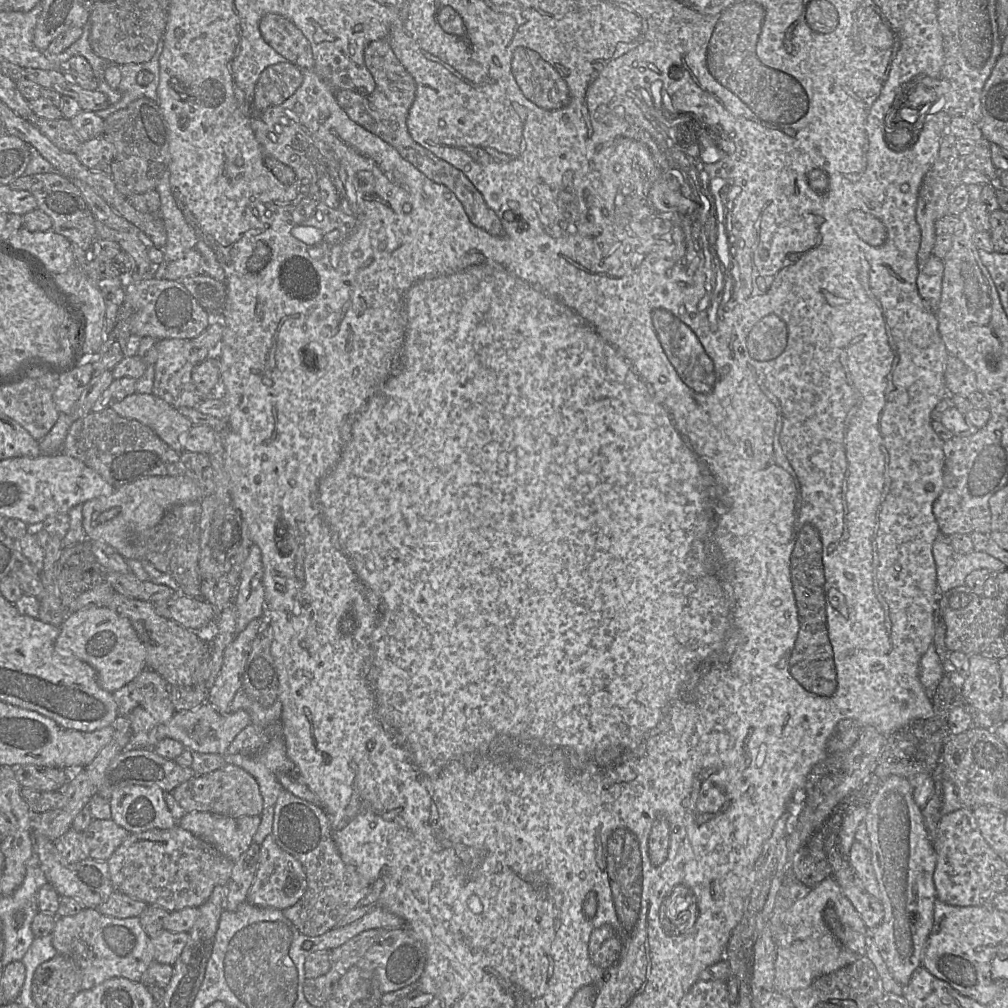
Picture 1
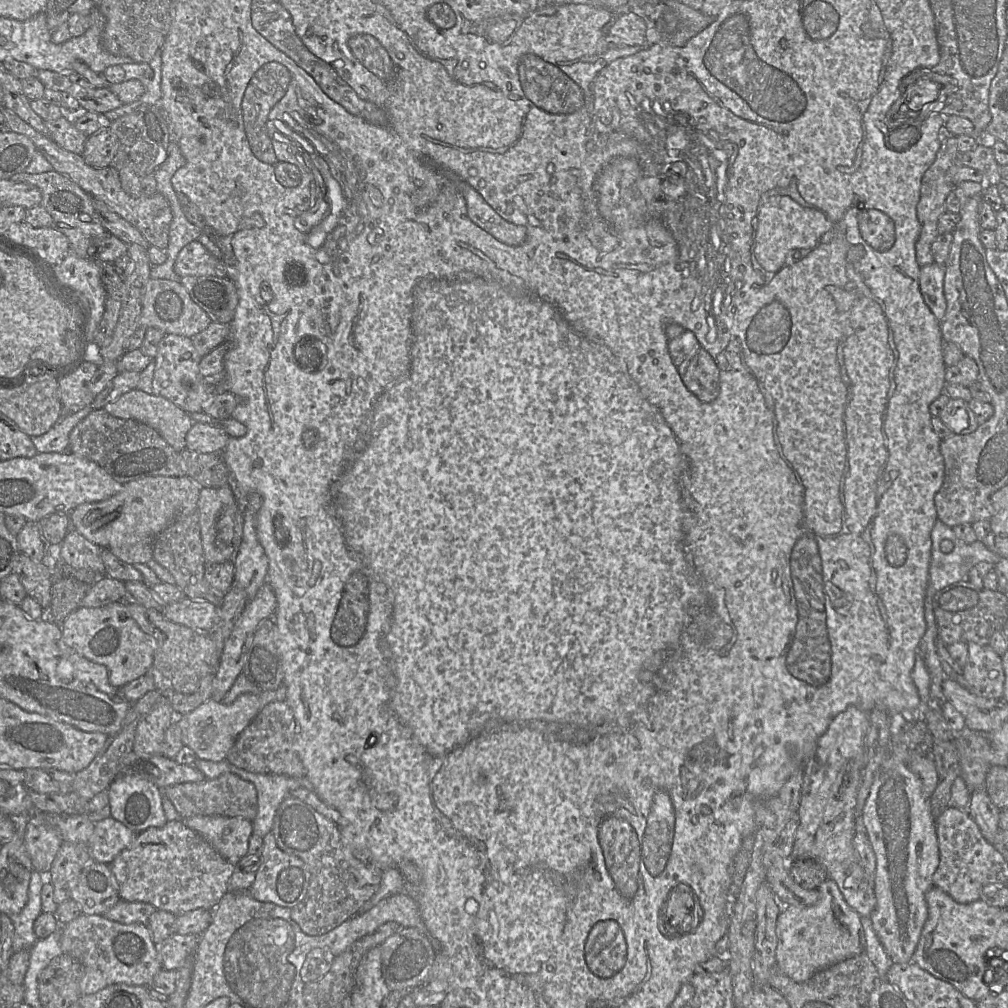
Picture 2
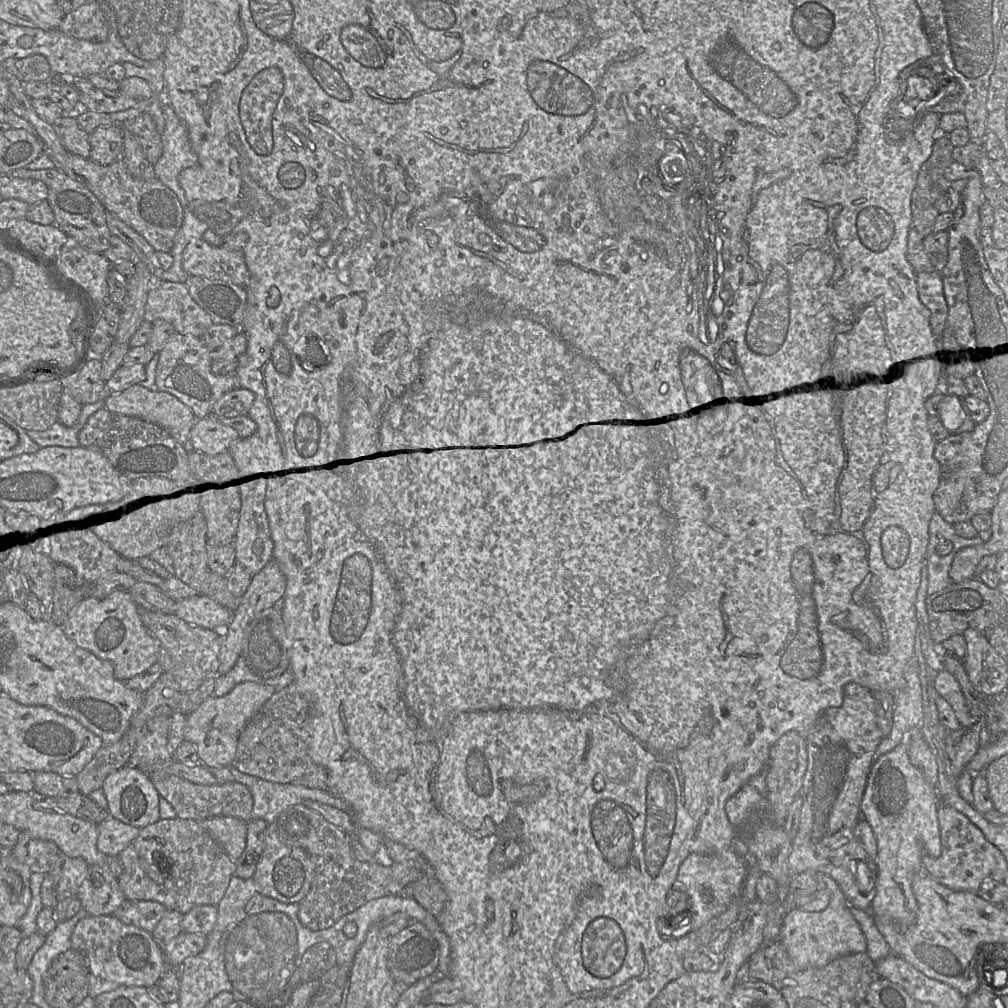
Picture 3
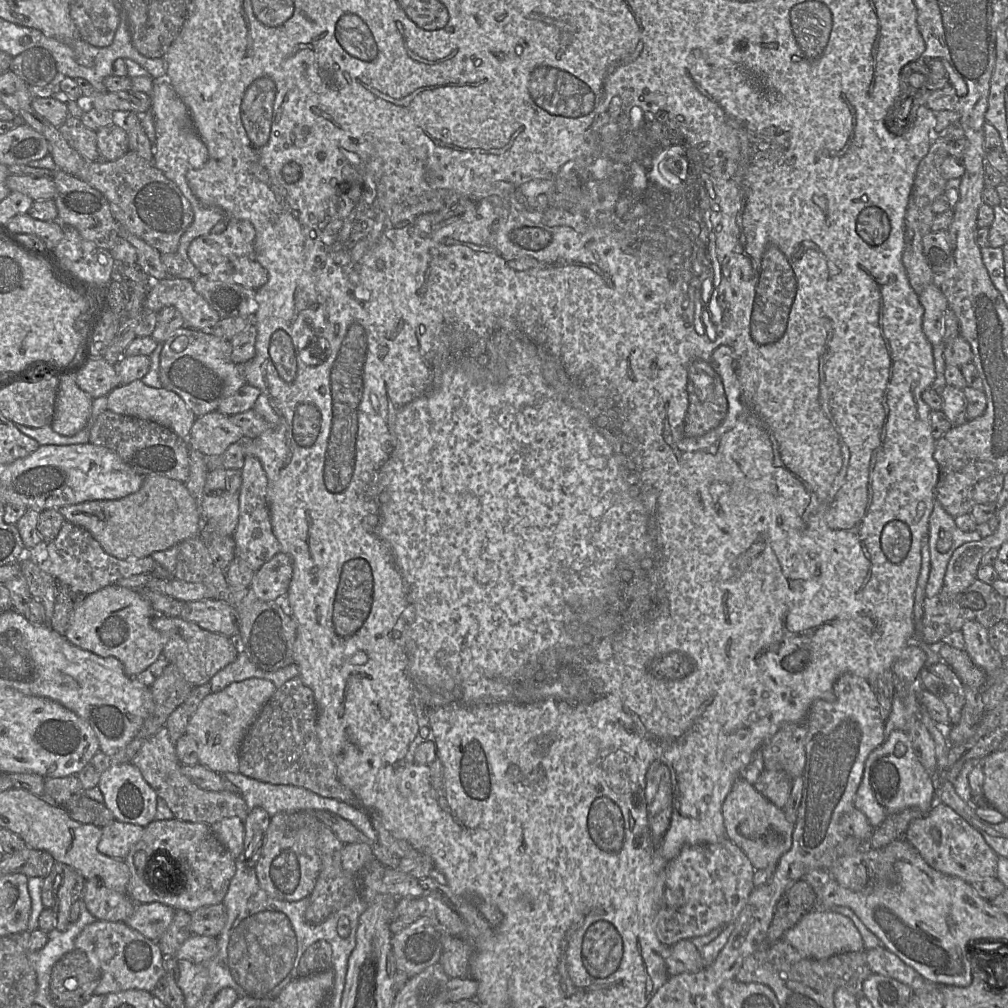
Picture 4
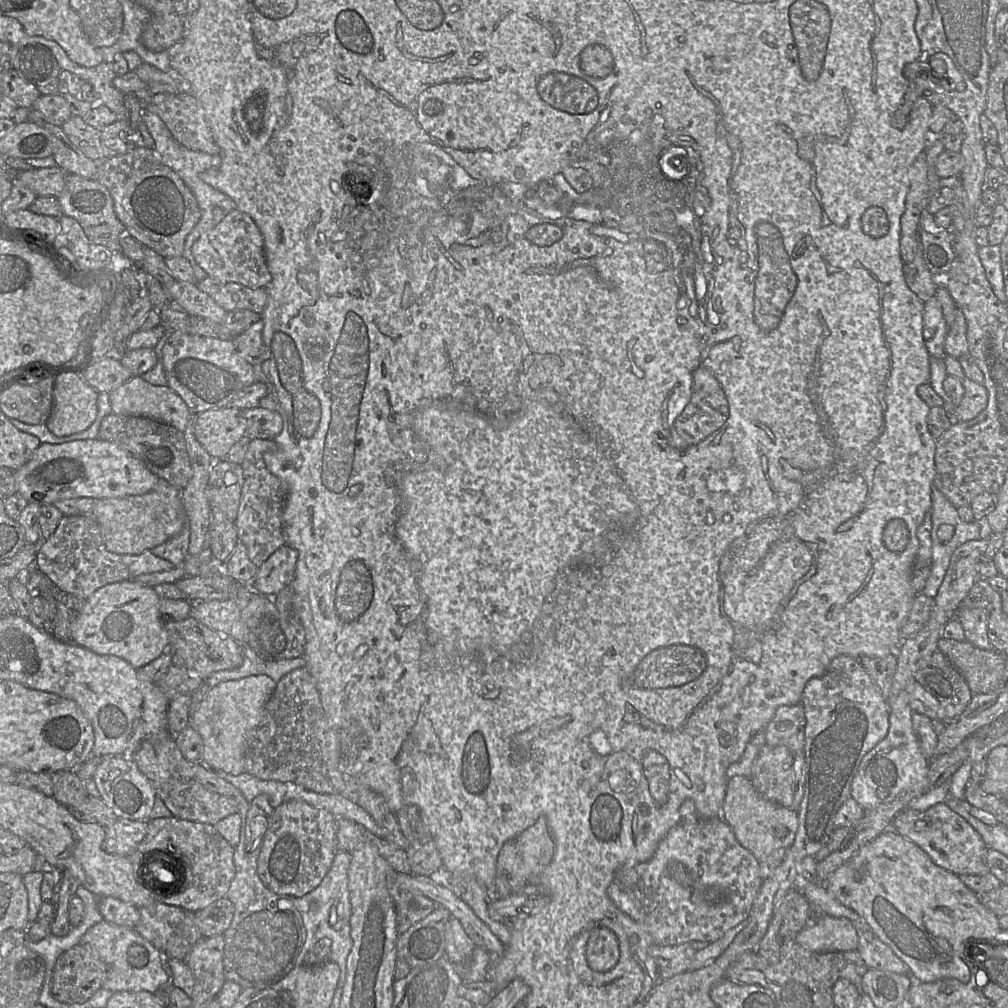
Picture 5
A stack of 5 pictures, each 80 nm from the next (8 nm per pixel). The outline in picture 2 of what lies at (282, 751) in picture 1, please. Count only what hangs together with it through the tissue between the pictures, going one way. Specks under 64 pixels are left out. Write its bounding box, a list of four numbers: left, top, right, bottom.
[231,764,314,837]

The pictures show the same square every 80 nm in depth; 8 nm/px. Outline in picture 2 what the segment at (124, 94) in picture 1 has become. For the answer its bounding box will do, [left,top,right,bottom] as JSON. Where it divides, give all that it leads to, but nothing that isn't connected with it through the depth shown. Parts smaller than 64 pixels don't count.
[121,48,161,106]

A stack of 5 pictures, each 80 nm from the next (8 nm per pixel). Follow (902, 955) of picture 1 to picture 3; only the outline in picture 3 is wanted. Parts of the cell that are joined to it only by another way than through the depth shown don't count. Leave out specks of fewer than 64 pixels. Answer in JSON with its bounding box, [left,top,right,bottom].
[860,742,941,931]

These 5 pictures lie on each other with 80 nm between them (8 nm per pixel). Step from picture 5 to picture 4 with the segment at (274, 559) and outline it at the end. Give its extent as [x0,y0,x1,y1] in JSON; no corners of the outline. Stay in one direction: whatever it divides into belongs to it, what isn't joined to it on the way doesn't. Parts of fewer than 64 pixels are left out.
[250,551,293,601]

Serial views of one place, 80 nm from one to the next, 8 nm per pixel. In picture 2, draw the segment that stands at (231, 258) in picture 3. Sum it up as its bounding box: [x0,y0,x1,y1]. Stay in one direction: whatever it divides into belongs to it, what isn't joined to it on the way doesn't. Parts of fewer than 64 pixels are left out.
[174,240,228,278]

